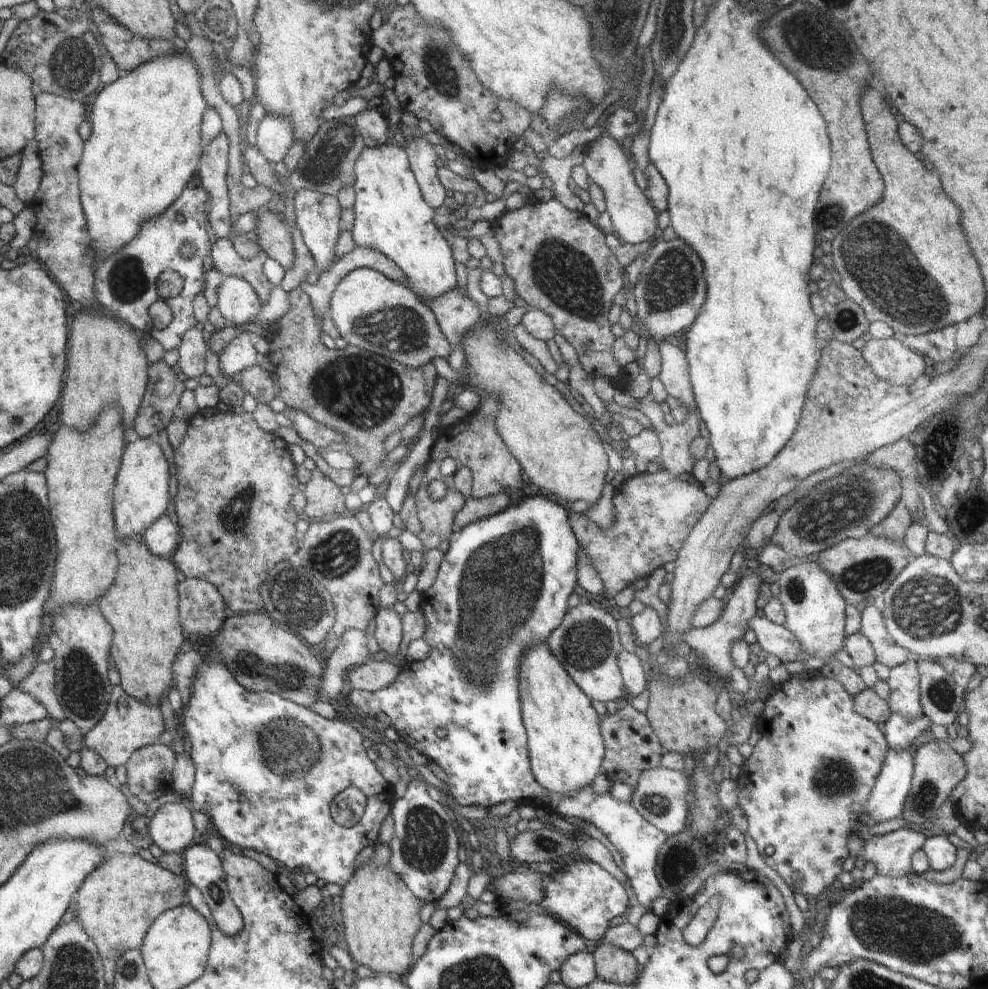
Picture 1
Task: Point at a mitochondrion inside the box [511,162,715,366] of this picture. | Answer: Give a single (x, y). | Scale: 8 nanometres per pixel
(568, 277)

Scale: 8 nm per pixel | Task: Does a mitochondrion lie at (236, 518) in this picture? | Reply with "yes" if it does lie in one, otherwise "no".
yes

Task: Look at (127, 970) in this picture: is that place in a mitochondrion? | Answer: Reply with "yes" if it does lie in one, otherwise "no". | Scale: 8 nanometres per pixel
yes

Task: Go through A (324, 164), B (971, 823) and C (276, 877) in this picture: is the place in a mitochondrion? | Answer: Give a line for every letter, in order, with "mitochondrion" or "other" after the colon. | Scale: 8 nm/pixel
A: mitochondrion
B: other
C: other

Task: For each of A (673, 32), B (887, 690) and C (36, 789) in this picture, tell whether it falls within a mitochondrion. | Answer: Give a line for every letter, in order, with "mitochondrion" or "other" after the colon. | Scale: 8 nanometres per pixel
A: mitochondrion
B: other
C: mitochondrion

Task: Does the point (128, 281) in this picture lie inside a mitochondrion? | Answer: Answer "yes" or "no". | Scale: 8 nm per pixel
yes

